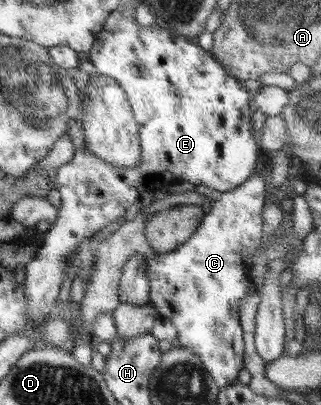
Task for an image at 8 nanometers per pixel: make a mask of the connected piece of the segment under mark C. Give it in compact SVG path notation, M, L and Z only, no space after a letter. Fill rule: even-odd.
M267 164L257 168L243 184L232 191L220 193L213 202L211 211L203 217L199 228L181 246L173 252L160 254L154 258L146 258L147 278L149 279L150 301L155 305L160 318L169 318L177 330L177 338L181 346L191 349L200 362L204 364L208 374L220 389L234 386L239 382L240 373L244 369L244 336L239 318L239 301L255 291L245 266L251 266L251 260L261 243L263 228L263 196L267 182L265 173Z

